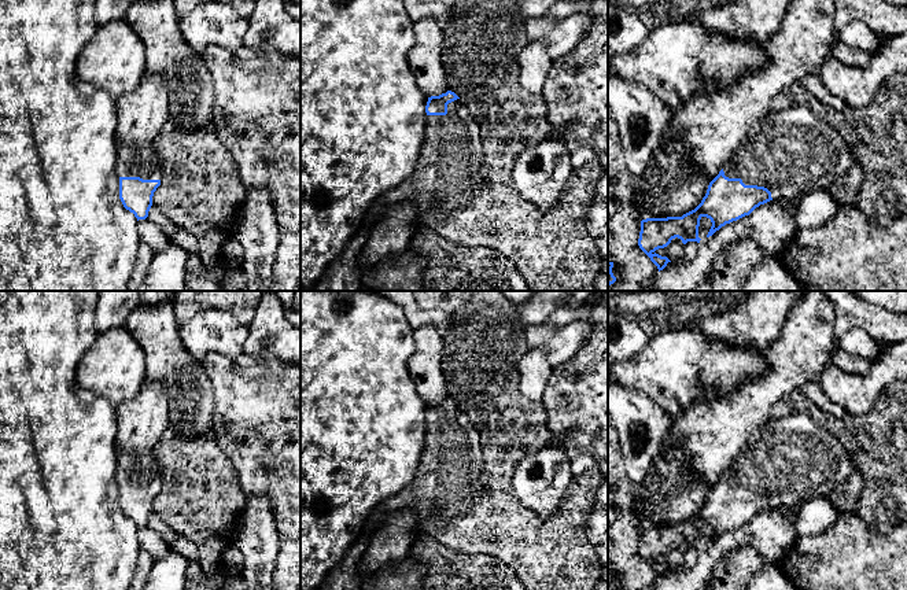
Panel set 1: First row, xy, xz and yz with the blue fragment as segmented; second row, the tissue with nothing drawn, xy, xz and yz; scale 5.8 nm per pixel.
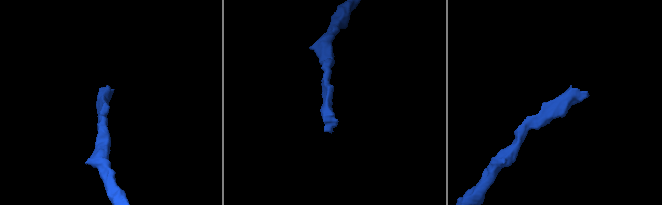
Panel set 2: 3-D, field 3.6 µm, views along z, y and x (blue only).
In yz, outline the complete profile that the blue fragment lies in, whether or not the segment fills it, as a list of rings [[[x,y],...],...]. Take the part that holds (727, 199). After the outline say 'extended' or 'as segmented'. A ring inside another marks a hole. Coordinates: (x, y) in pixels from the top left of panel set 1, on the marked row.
[[[796,106],[782,111],[770,111],[751,128],[746,139],[709,182],[701,203],[682,217],[642,220],[638,246],[660,272],[671,261],[655,251],[667,247],[675,237],[683,244],[700,243],[698,226],[703,217],[712,222],[707,235],[709,237],[726,224],[749,215],[756,207],[773,199],[793,199],[814,189],[829,189],[837,177],[848,172],[852,162],[852,151],[845,140],[810,108]]]; extended

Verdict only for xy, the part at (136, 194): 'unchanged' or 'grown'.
grown

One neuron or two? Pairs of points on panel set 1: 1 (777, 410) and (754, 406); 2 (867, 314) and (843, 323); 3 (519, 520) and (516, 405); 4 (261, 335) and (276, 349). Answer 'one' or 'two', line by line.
1: two
2: one
3: one
4: one

